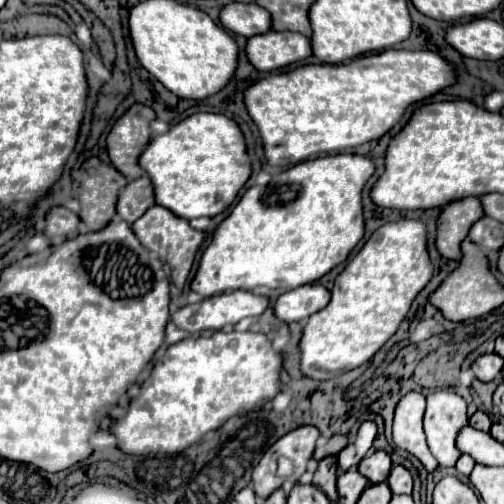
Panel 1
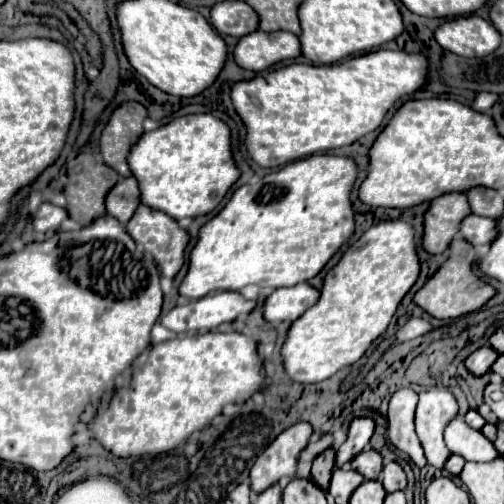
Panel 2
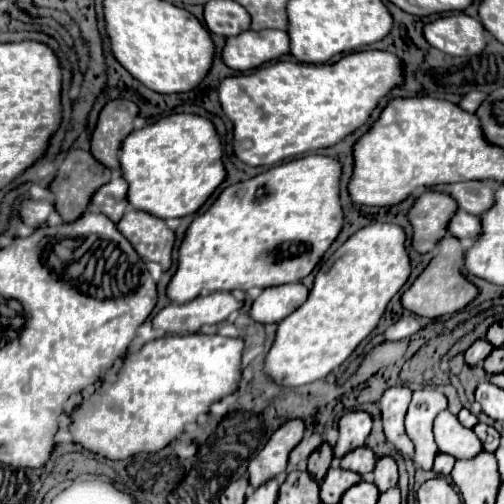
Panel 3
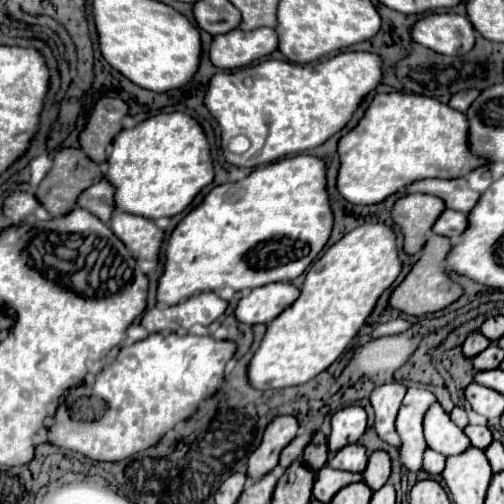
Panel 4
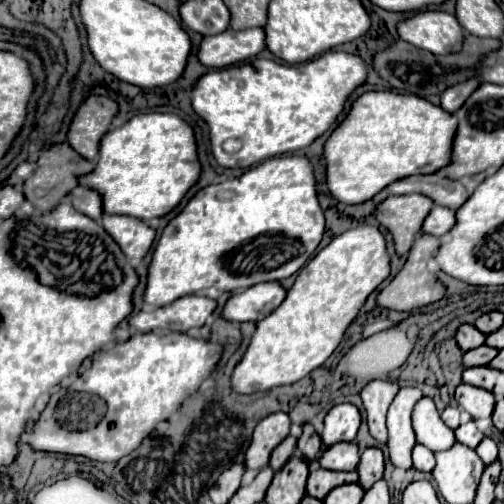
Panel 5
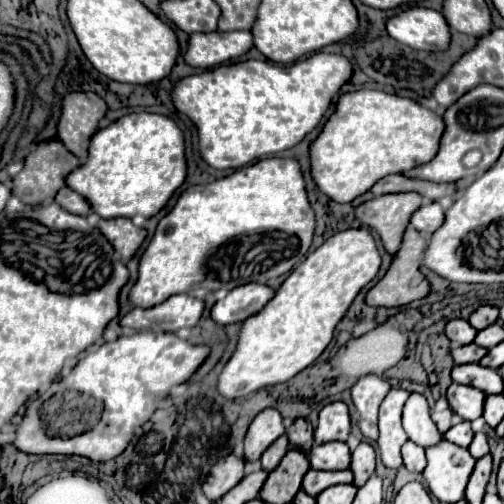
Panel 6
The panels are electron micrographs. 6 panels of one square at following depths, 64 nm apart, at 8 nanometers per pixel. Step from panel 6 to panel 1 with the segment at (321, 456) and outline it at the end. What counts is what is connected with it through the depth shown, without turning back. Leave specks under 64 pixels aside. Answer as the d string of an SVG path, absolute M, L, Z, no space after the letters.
M376 450L376 452L370 452L364 460L360 460L358 464L358 472L362 476L366 476L372 484L378 484L382 480L388 478L388 472L390 472L390 456L382 450Z

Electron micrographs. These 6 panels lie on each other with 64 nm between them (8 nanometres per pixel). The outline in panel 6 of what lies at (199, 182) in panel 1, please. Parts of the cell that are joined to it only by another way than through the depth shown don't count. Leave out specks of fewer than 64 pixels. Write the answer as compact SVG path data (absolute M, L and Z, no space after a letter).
M138 112L138 114L126 114L118 118L116 122L108 124L106 128L100 128L96 134L92 134L88 142L88 158L72 170L72 174L66 176L66 186L80 194L94 214L100 218L133 218L144 216L150 218L158 214L166 200L172 196L176 188L182 186L186 176L186 162L184 162L184 138L180 128L174 124L174 120L150 114L150 112Z

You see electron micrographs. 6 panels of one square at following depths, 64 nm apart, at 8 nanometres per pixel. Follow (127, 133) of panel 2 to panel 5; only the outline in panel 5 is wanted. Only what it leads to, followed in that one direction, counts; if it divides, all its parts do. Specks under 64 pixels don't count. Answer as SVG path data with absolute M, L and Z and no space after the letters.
M88 96L76 110L70 128L68 144L86 160L96 160L98 142L108 130L118 106L106 96Z

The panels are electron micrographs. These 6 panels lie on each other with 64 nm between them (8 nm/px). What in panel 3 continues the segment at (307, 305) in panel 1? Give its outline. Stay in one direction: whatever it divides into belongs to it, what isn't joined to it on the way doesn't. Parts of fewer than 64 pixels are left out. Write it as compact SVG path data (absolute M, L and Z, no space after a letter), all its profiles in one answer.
M300 282L294 284L282 284L282 286L270 286L260 292L260 296L252 302L248 316L254 322L270 324L280 322L286 318L294 308L298 308L308 296L308 288Z

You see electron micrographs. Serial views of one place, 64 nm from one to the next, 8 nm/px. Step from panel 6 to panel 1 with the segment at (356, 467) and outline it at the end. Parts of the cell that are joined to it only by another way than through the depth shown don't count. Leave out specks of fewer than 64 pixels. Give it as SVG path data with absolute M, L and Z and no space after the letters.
M394 464L386 482L388 482L392 494L410 494L412 492L412 476L404 466Z

